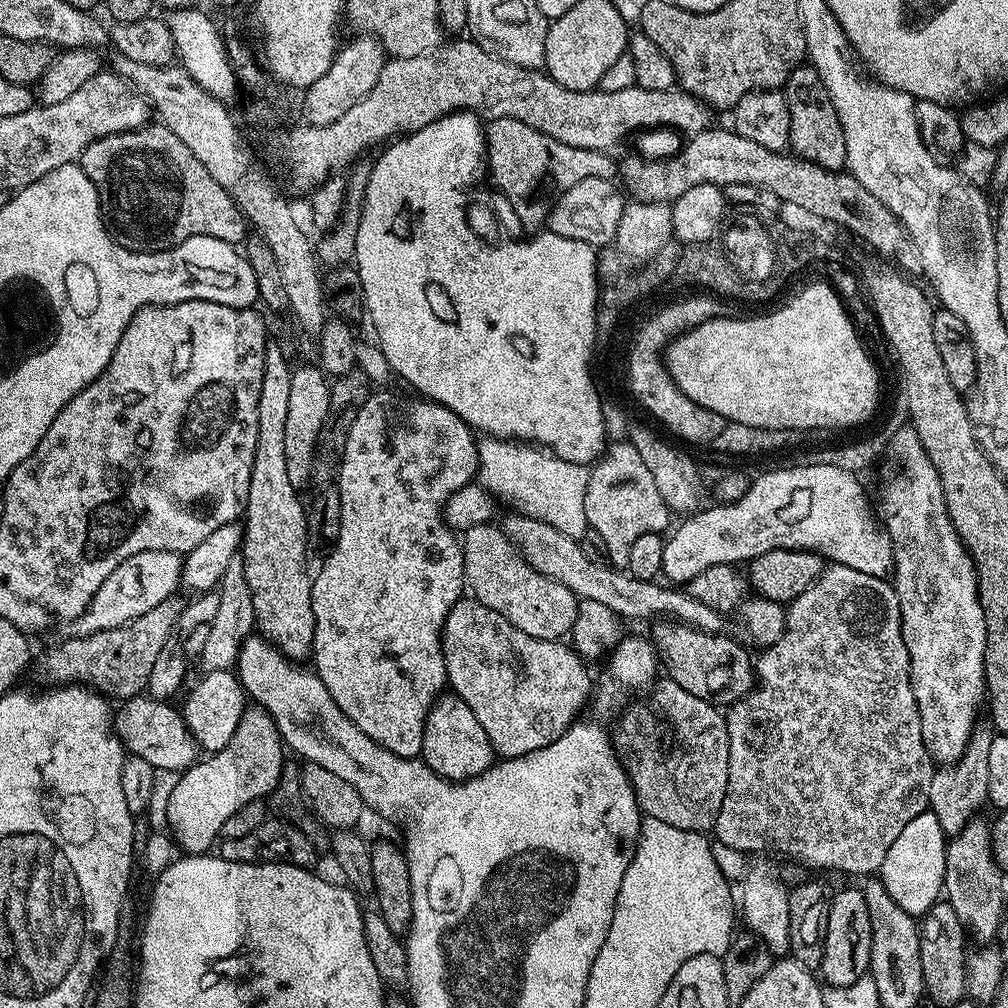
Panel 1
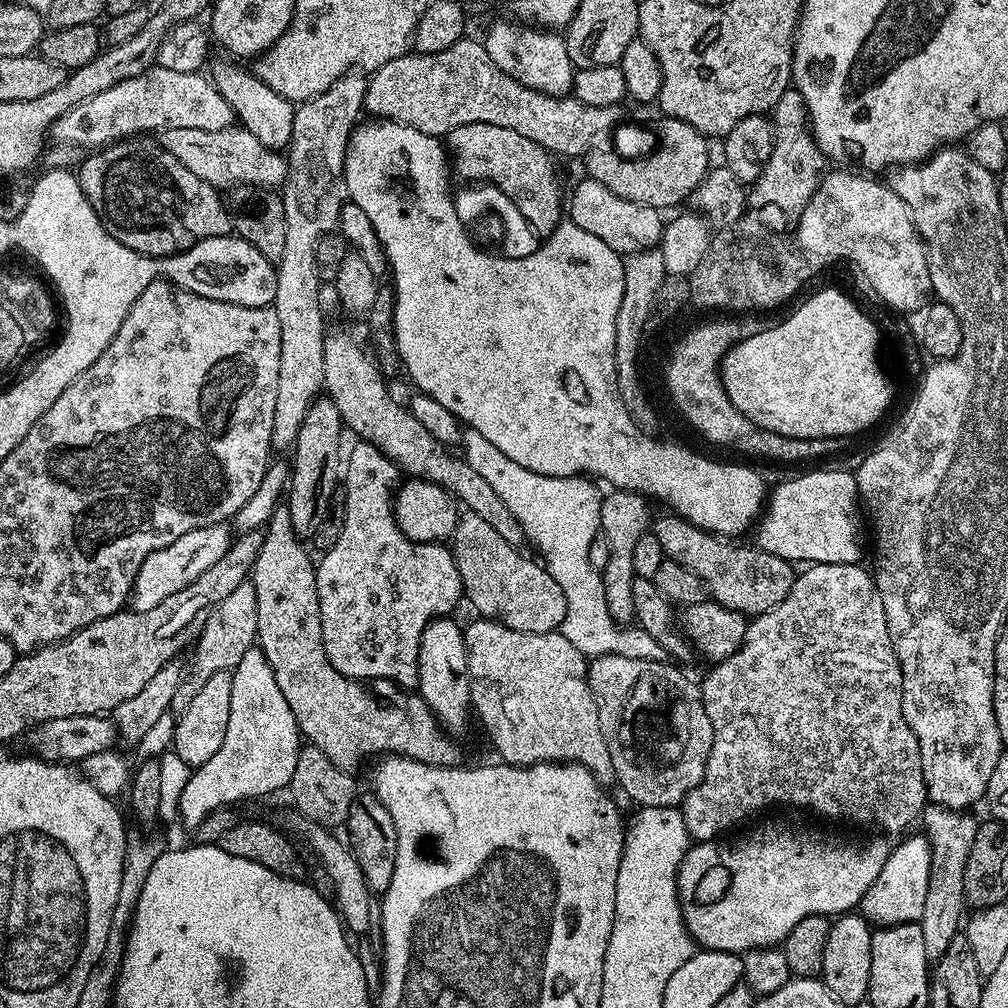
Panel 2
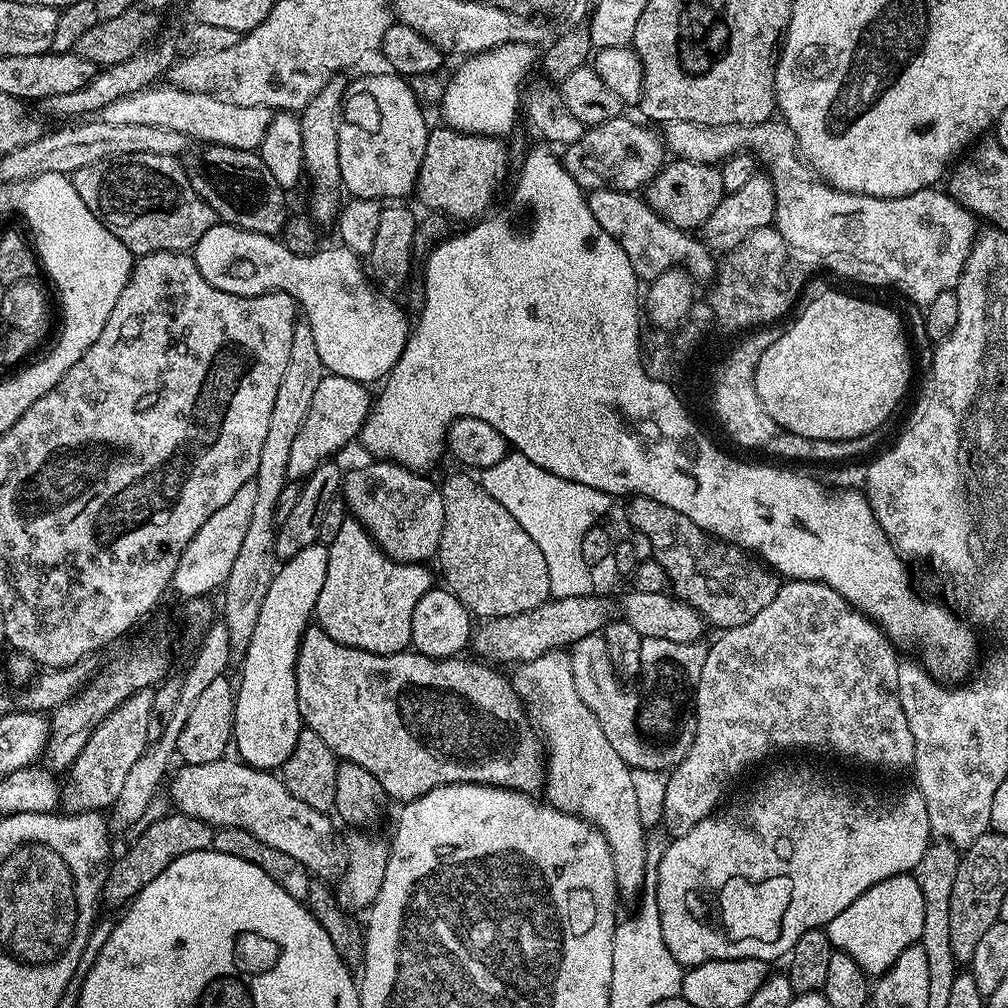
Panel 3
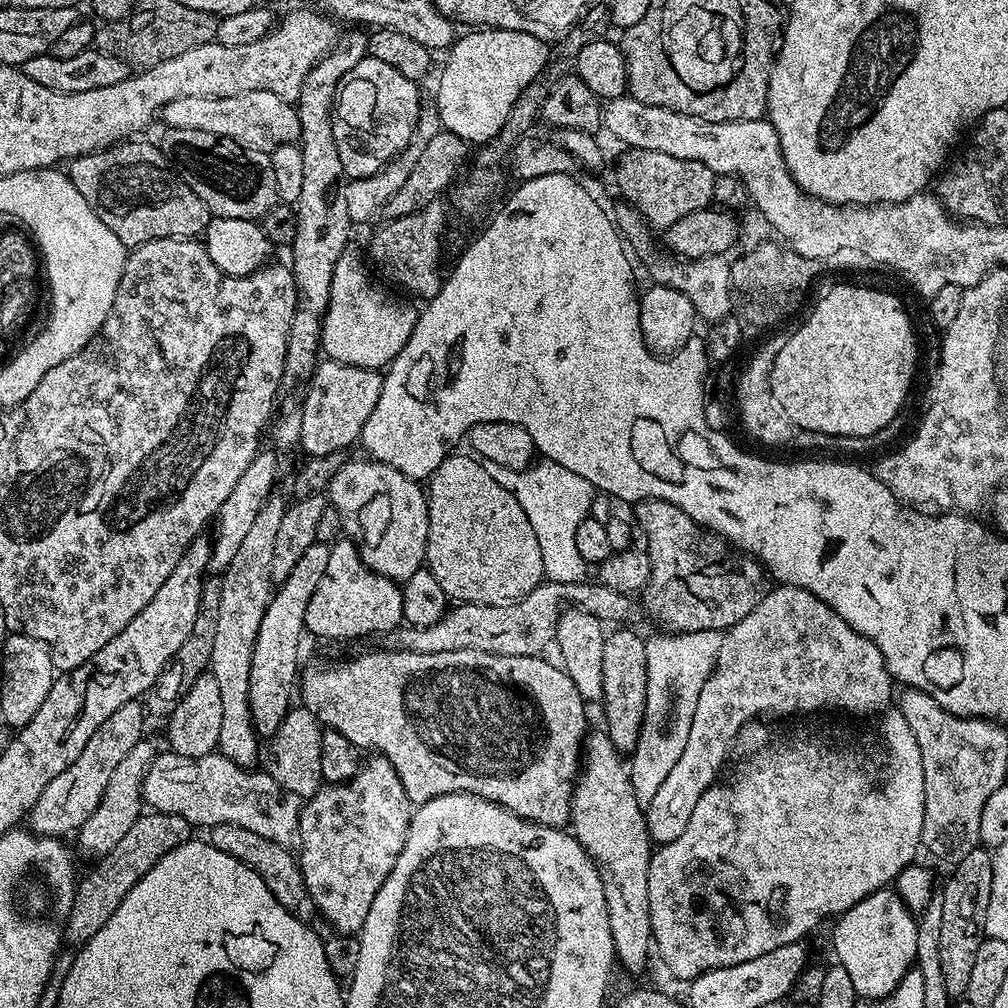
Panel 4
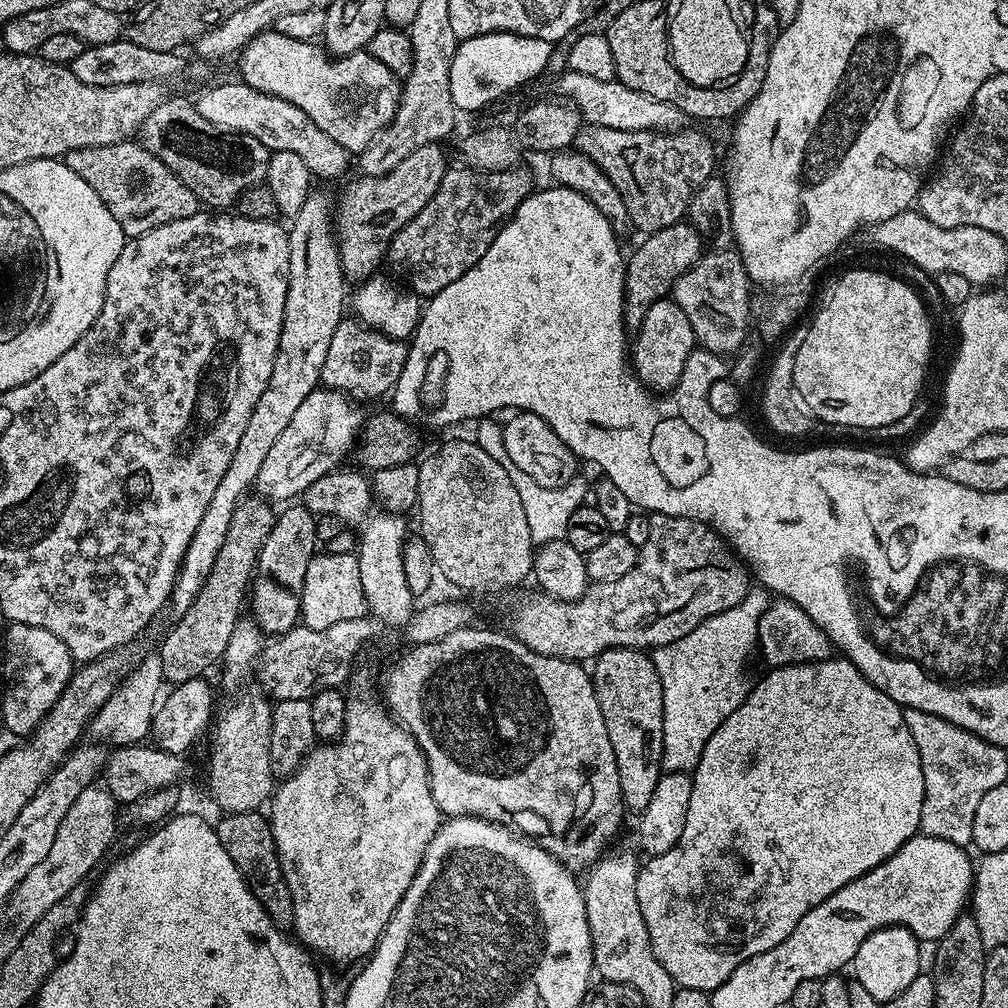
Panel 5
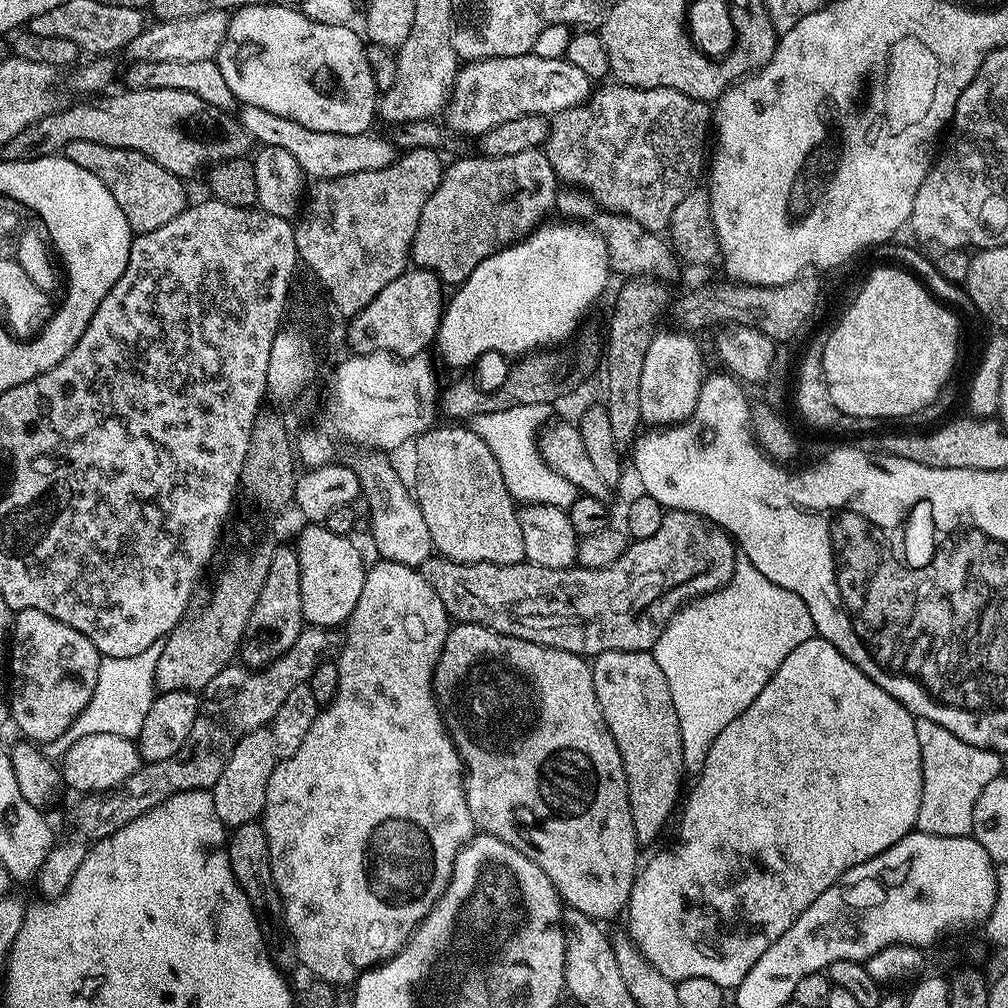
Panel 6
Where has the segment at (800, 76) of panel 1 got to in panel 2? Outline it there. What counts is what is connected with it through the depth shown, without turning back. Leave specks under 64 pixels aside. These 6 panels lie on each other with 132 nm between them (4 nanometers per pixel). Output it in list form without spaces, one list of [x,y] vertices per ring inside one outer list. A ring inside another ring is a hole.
[[[788,87],[782,98],[778,98],[770,113],[770,119],[774,128],[774,151],[770,153],[766,170],[762,170],[755,184],[751,185],[748,202],[753,209],[777,208],[784,216],[799,218],[802,210],[806,210],[810,198],[814,198],[814,190],[825,175],[826,157],[824,151],[817,146],[816,139],[812,137],[808,107],[796,87]]]

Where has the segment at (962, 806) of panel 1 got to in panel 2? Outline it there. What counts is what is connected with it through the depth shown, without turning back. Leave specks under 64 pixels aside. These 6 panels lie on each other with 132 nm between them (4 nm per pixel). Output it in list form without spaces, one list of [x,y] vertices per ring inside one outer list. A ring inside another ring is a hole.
[[[929,803],[922,813],[923,835],[928,838],[930,850],[930,886],[926,888],[926,907],[922,909],[922,918],[918,921],[922,930],[922,942],[926,942],[926,954],[929,961],[938,962],[946,954],[950,942],[961,931],[962,917],[965,915],[964,879],[966,878],[966,858],[970,858],[970,846],[974,846],[974,834],[978,834],[980,824],[972,817],[973,813],[959,808],[943,808]]]

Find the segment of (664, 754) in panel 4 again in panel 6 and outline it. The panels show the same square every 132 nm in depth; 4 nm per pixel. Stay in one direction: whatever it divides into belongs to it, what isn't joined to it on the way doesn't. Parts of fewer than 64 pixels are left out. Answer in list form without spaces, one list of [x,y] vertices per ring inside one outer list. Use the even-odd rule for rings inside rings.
[[[743,558],[737,562],[735,579],[727,591],[688,608],[679,618],[673,616],[658,638],[654,655],[666,674],[674,710],[678,710],[684,765],[692,764],[695,752],[704,757],[714,738],[758,698],[790,650],[815,635],[814,618],[810,618],[806,602],[768,580]]]

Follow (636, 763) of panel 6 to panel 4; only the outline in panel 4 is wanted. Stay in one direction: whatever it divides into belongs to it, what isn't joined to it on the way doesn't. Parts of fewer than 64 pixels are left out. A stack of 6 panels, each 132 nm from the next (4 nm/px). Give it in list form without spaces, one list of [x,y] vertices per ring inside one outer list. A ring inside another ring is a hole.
[[[624,628],[621,632],[616,632],[607,637],[602,650],[602,678],[604,679],[604,724],[608,727],[606,739],[614,745],[617,752],[627,754],[641,747],[641,733],[645,727],[645,716],[647,714],[647,686],[648,670],[646,668],[646,640],[638,633],[631,632]]]

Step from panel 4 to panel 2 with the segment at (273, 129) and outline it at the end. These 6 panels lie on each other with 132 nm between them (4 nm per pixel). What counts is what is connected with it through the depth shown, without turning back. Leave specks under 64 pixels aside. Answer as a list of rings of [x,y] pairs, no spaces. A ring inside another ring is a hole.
[[[153,66],[138,74],[138,78],[126,78],[126,82],[118,82],[108,90],[102,90],[102,94],[94,94],[94,98],[86,98],[81,104],[74,106],[74,110],[52,123],[50,136],[57,144],[75,144],[81,150],[98,150],[139,134],[152,134],[152,131],[155,133],[166,128],[222,130],[233,127],[233,124],[230,102],[226,102],[226,98],[218,94],[211,79],[203,71],[181,74],[178,70]]]

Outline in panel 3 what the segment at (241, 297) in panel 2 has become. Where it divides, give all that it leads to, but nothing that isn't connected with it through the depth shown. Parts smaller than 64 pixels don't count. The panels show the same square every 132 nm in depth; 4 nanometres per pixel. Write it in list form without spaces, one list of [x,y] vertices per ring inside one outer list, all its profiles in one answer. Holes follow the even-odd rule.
[[[217,222],[196,243],[196,265],[218,290],[239,296],[260,296],[263,292],[288,292],[298,286],[298,256],[295,256],[276,236],[247,232],[233,224]]]

